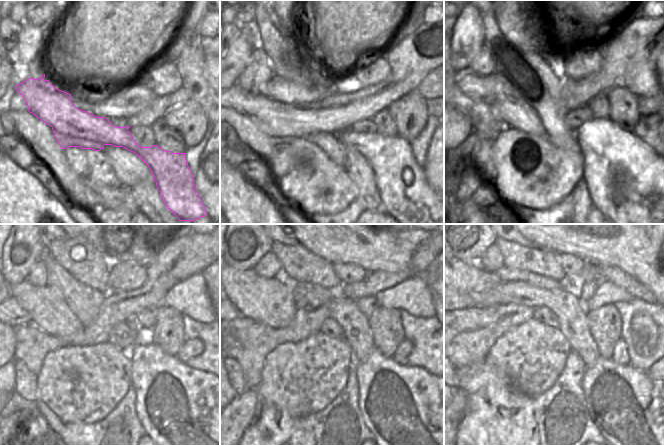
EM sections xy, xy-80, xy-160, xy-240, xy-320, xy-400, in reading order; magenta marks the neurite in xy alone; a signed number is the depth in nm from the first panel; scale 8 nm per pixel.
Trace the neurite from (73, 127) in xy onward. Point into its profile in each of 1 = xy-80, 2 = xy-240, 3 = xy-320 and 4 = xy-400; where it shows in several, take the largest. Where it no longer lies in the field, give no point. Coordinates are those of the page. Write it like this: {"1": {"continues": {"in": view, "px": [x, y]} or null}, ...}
{"1": {"continues": {"in": "xy-80", "px": [406, 196]}}, "2": {"continues": {"in": "xy-240", "px": [199, 422]}}, "3": {"continues": {"in": "xy-320", "px": [423, 423]}}, "4": {"continues": {"in": "xy-400", "px": [647, 423]}}}

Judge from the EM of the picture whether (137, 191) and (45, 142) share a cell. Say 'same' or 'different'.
different

